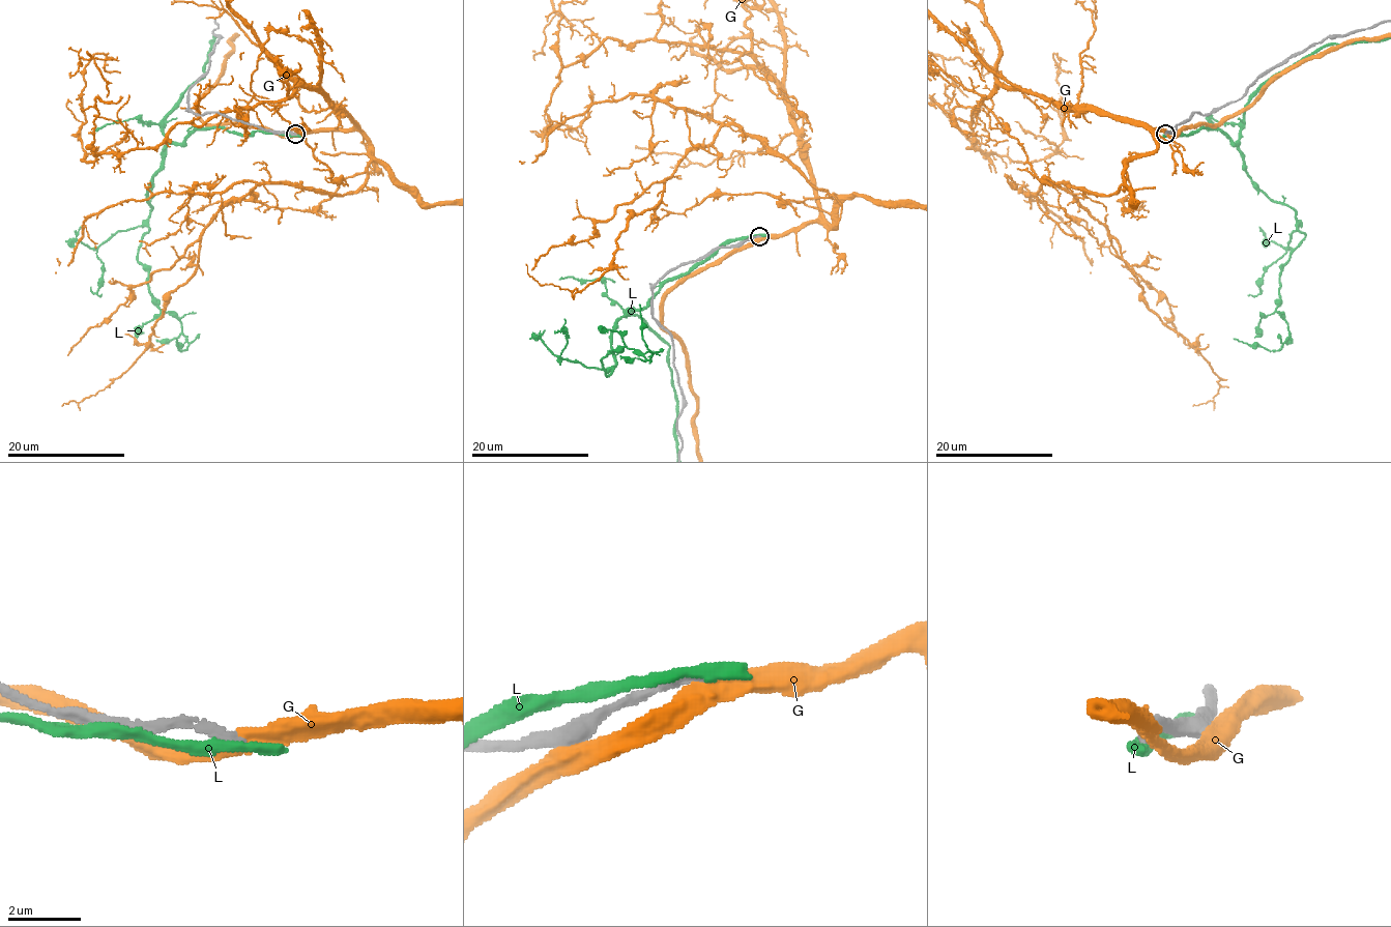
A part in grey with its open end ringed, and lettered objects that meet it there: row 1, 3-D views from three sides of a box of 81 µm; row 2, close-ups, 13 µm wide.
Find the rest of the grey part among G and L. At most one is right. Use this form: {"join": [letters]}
{"join": []}

